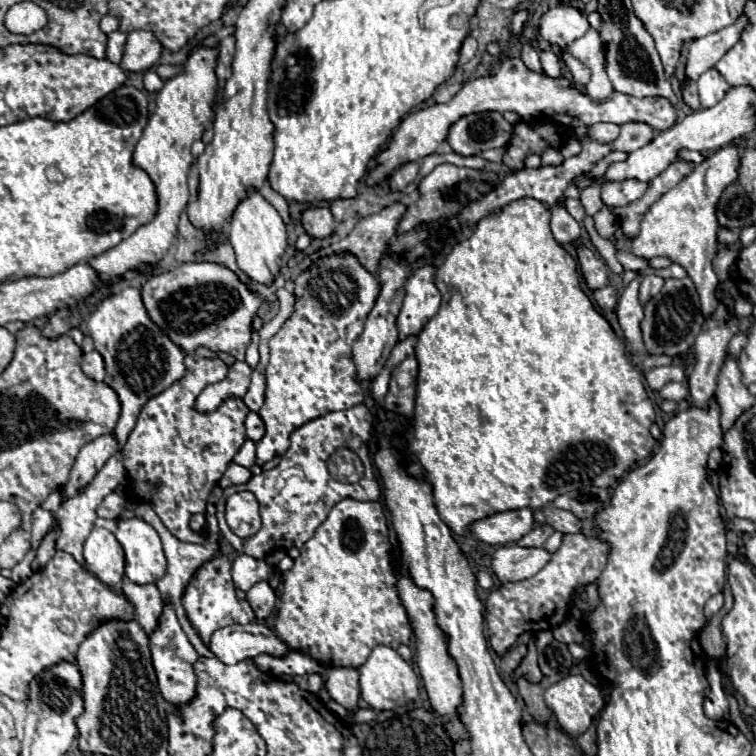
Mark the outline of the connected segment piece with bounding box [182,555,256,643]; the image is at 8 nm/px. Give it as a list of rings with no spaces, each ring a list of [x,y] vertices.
[[[218,555],[218,557],[210,559],[208,563],[204,563],[194,573],[190,583],[186,585],[186,591],[184,591],[184,597],[182,597],[182,605],[186,609],[186,615],[188,615],[190,623],[192,623],[192,627],[198,631],[198,635],[200,635],[200,639],[204,643],[208,643],[210,635],[216,629],[220,629],[220,627],[226,627],[226,625],[232,625],[232,623],[246,625],[246,623],[256,621],[254,611],[248,605],[248,601],[236,597],[236,587],[232,583],[230,565],[232,563],[224,555]]]

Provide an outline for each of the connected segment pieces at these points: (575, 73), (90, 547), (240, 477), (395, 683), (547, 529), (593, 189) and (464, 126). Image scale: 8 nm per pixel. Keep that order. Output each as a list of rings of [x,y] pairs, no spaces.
[[[562,51],[562,59],[566,61],[566,65],[570,67],[570,73],[572,73],[572,79],[578,87],[584,87],[588,81],[590,81],[590,69],[586,65],[582,65],[578,59],[570,57],[566,51]]]
[[[92,529],[84,543],[84,561],[88,569],[108,587],[116,587],[124,577],[124,551],[108,529]]]
[[[230,463],[230,467],[226,469],[226,473],[222,475],[222,479],[218,483],[220,483],[222,489],[230,487],[230,485],[242,485],[250,479],[250,475],[252,475],[250,469],[242,467],[242,465],[236,465],[236,463]]]
[[[378,645],[372,649],[368,661],[358,669],[360,671],[360,697],[370,705],[374,711],[394,709],[398,705],[410,703],[418,697],[420,681],[410,663],[406,663],[394,649],[386,645]]]
[[[536,525],[530,533],[526,533],[516,545],[520,545],[520,547],[542,547],[544,545],[544,541],[550,537],[554,533],[554,529],[550,527],[550,525]]]
[[[592,183],[590,187],[586,187],[582,191],[582,195],[580,195],[580,201],[582,201],[582,205],[584,205],[588,215],[596,215],[604,207],[604,203],[600,199],[600,185]]]
[[[474,113],[458,119],[448,133],[448,145],[464,157],[480,155],[486,149],[506,147],[512,137],[512,125],[502,113]]]

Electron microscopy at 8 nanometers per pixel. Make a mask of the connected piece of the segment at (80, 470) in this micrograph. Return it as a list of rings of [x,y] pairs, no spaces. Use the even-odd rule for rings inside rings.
[[[114,433],[100,435],[92,443],[86,443],[82,451],[76,457],[76,463],[70,473],[70,481],[62,489],[62,495],[72,497],[78,493],[78,489],[86,487],[94,475],[100,471],[100,467],[118,451],[118,443],[114,439]]]

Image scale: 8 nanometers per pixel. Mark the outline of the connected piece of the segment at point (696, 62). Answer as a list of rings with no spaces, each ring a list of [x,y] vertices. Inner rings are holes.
[[[736,23],[730,27],[724,27],[722,31],[690,41],[686,75],[690,75],[690,79],[696,81],[704,71],[712,69],[734,43],[736,43]]]

